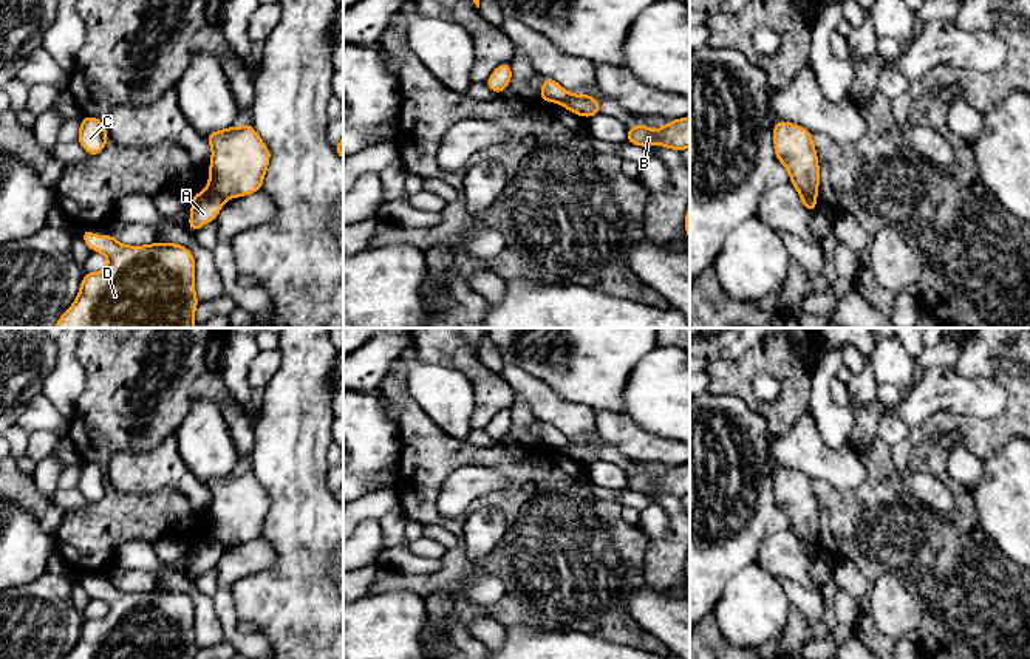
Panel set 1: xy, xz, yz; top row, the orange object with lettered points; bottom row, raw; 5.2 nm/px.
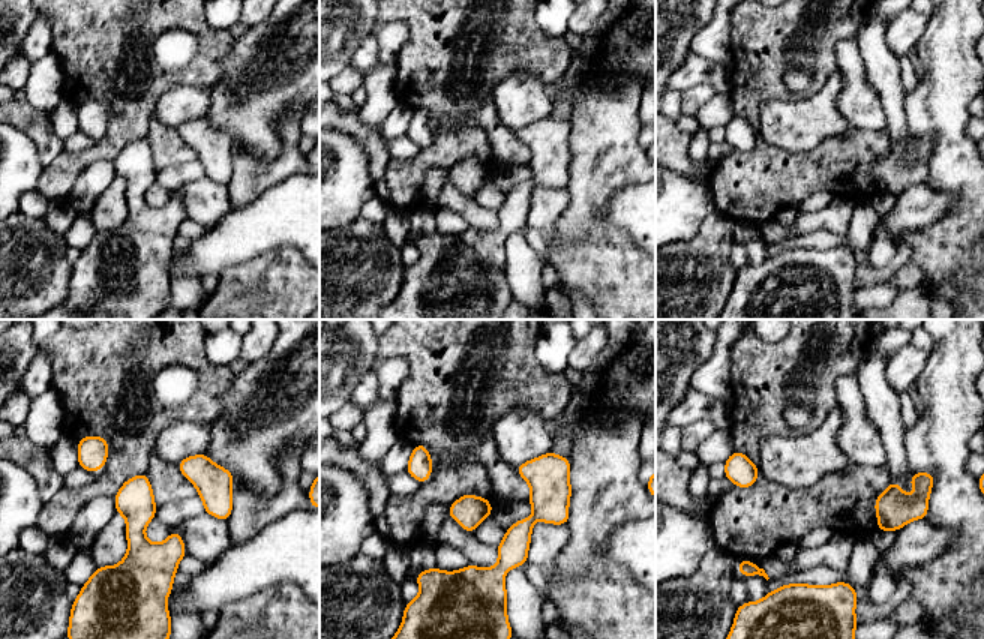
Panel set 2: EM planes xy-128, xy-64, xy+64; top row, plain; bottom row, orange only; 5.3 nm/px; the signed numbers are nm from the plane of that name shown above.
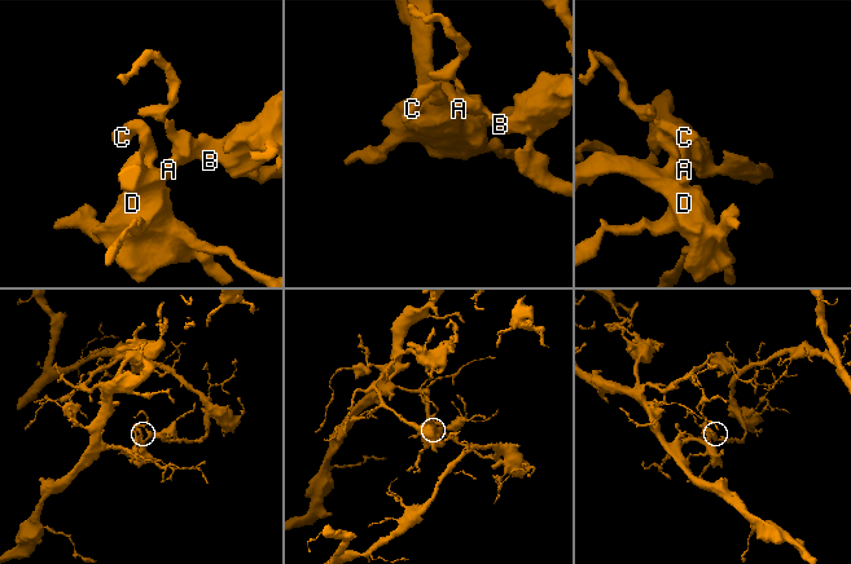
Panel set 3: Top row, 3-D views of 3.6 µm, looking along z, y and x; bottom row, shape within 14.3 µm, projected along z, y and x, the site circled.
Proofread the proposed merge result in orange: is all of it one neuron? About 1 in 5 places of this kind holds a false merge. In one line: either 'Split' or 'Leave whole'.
Split

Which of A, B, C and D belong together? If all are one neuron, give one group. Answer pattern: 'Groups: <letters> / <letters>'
Groups: A C D / B

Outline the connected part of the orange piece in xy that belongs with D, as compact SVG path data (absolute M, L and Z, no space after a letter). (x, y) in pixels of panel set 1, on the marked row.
M88 227L82 229L82 240L90 251L104 254L108 266L82 275L76 300L54 328L195 328L200 303L193 285L195 257L186 246L158 241L127 246L113 234L94 235Z

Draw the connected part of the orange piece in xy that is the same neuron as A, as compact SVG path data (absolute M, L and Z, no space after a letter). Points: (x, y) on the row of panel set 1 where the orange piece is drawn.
M210 187L190 196L192 213L189 217L190 232L196 232L201 226L217 220L224 206L224 200Z

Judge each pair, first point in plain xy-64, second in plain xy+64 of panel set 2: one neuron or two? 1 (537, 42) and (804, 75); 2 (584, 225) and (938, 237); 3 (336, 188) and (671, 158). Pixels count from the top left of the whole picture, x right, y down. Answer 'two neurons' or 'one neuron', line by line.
1: two neurons
2: one neuron
3: two neurons

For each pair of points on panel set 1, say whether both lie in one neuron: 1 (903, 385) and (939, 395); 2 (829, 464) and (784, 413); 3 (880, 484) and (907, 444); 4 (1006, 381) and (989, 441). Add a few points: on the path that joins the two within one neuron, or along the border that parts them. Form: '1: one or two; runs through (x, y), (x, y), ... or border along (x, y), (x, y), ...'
1: two; border along (914, 385), (903, 393)
2: two; border along (806, 409), (789, 430), (774, 438)
3: two; border along (891, 455), (900, 466)
4: one; runs through (1013, 396), (1013, 416), (1004, 426)

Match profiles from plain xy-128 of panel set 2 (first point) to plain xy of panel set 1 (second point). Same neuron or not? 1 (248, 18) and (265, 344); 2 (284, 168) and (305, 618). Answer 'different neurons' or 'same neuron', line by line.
1: different neurons
2: same neuron

